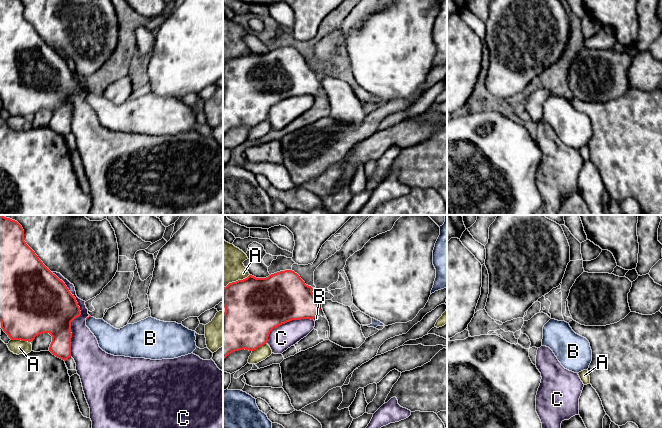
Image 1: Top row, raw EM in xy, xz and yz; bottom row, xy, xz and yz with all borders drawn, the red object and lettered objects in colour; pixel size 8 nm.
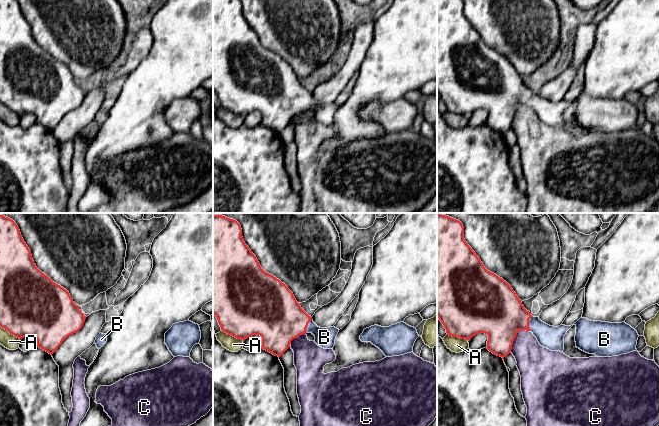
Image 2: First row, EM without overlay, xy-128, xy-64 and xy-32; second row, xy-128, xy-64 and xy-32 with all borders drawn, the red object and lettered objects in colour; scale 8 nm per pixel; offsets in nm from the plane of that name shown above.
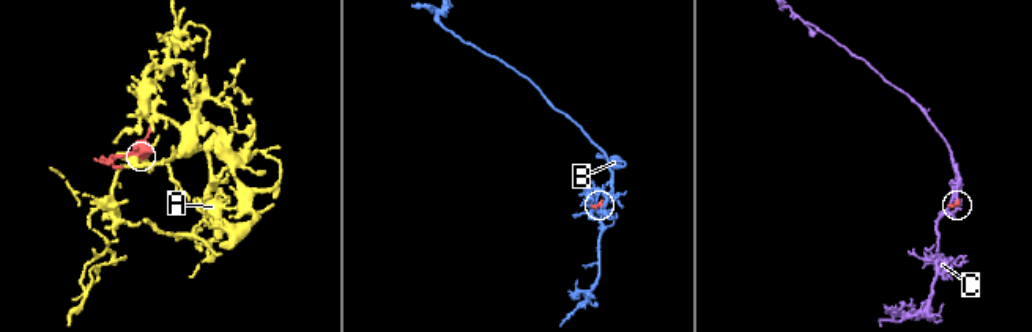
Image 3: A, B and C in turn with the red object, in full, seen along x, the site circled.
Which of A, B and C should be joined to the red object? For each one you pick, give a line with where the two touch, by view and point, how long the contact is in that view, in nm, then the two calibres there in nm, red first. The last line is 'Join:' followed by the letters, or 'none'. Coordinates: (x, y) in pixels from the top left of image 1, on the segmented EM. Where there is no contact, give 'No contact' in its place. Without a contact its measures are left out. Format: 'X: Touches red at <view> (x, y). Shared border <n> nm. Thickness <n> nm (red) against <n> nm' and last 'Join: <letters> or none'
B: Touches red at xz (314, 317). Shared border 50 nm. Thickness 340 nm (red) against 20 nm
Join: B

